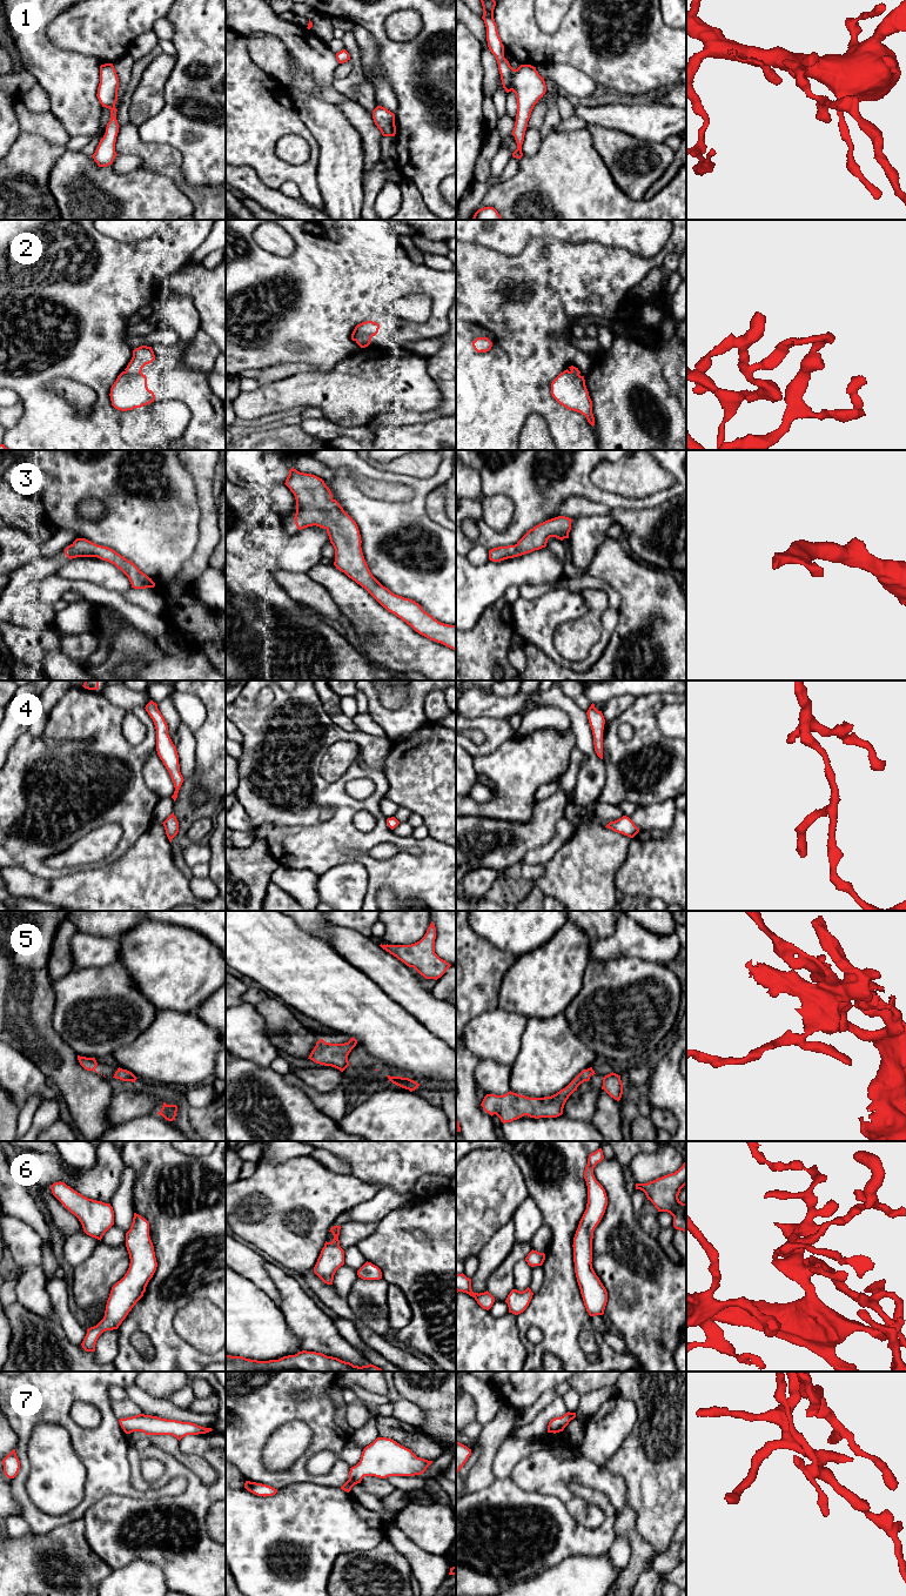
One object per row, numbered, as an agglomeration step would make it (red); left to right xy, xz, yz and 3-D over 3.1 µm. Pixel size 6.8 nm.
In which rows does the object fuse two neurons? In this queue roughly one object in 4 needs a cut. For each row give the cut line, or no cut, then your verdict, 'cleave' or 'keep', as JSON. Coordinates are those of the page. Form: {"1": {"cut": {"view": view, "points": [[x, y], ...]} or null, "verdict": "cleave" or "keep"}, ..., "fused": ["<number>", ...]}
{"1": {"cut": null, "verdict": "keep"}, "2": {"cut": null, "verdict": "keep"}, "3": {"cut": null, "verdict": "keep"}, "4": {"cut": null, "verdict": "keep"}, "5": {"cut": null, "verdict": "keep"}, "6": {"cut": null, "verdict": "keep"}, "7": {"cut": null, "verdict": "keep"}, "fused": []}

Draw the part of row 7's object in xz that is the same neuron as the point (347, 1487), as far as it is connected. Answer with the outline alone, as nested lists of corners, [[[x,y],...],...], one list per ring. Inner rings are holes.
[[[377,1437],[363,1449],[360,1462],[350,1468],[349,1480],[341,1489],[349,1493],[364,1476],[387,1478],[421,1475],[431,1463],[391,1439]]]

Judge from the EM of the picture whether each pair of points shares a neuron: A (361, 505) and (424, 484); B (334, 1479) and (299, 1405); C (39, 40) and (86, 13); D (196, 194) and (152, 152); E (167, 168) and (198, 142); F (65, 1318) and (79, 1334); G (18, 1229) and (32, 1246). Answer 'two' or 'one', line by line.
A: one
B: one
C: two
D: one
E: two
F: one
G: one

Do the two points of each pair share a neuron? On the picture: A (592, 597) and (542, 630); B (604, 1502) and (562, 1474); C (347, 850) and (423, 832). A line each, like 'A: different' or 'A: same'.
A: different
B: different
C: different

